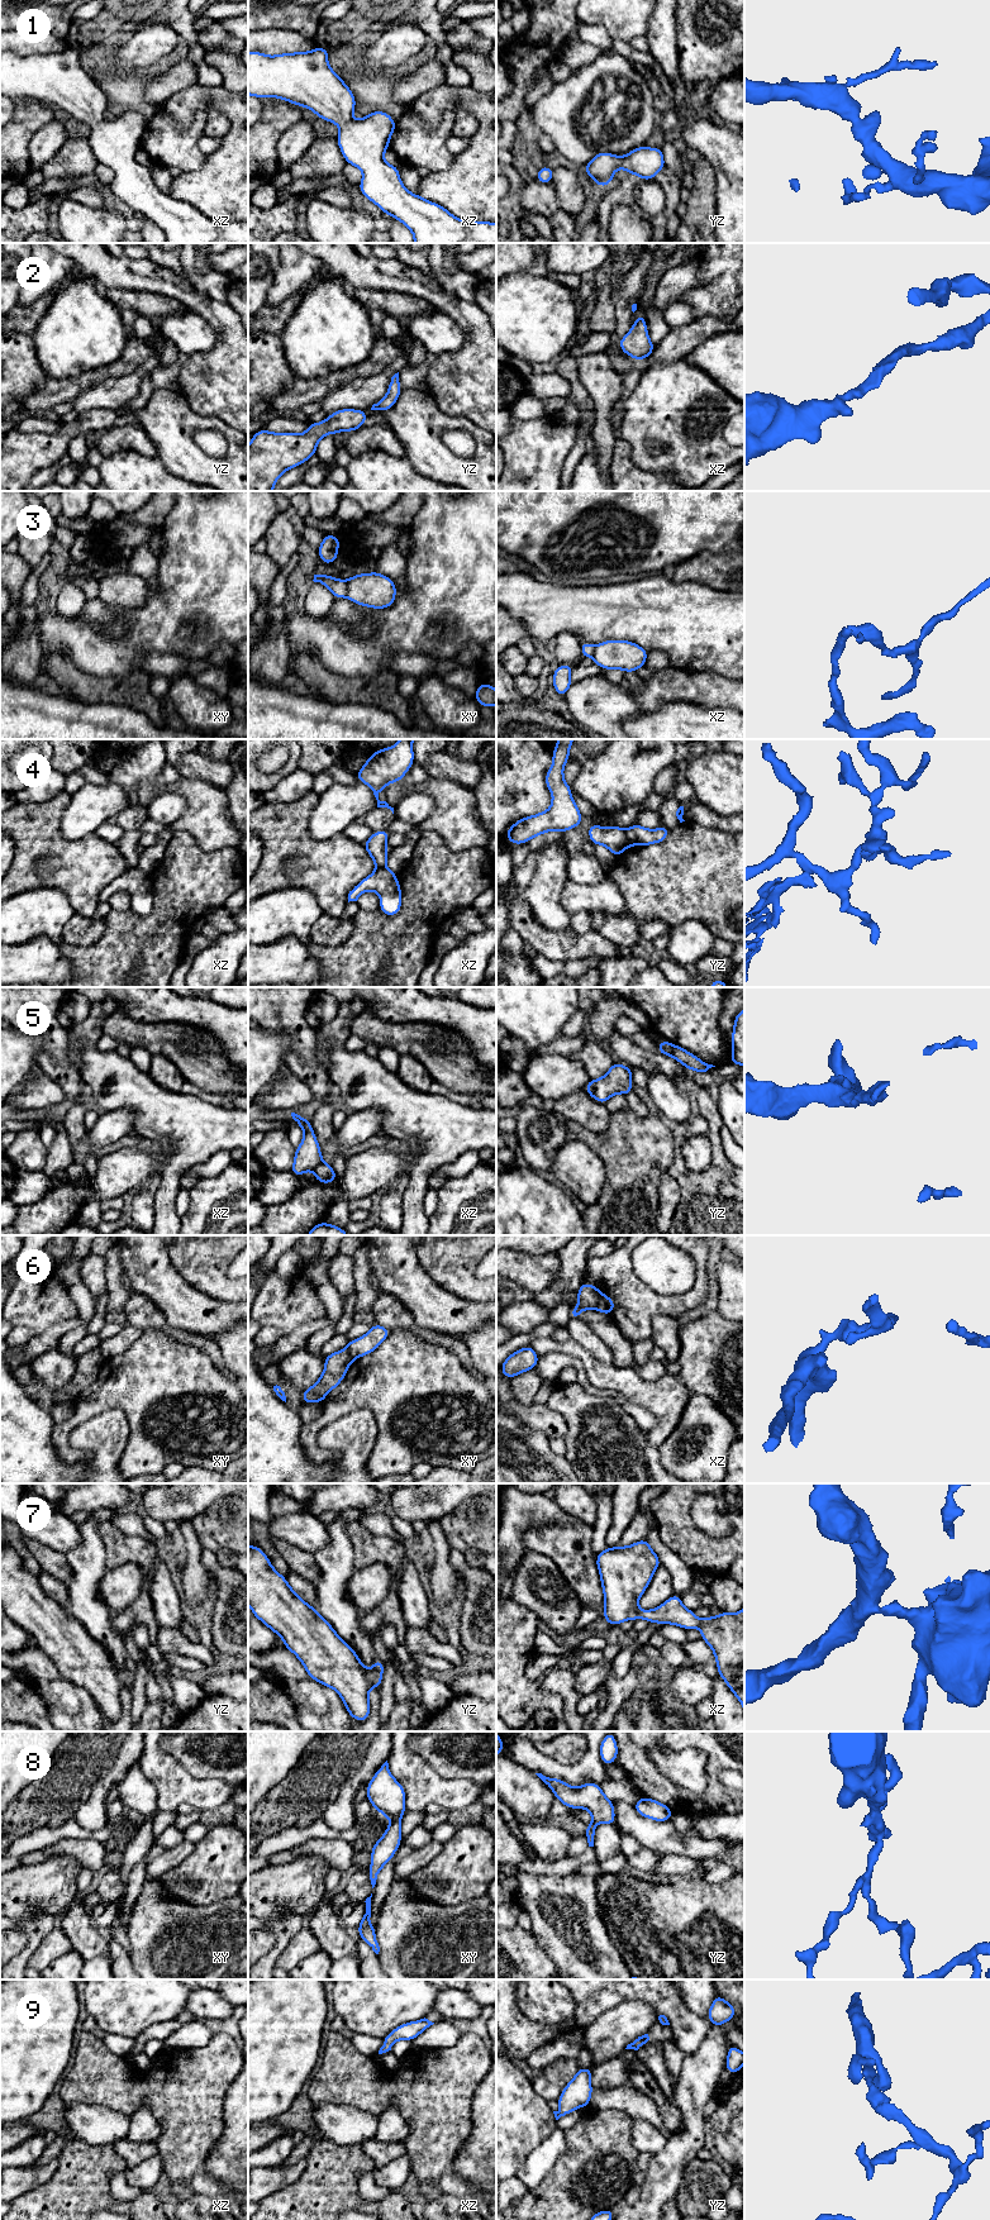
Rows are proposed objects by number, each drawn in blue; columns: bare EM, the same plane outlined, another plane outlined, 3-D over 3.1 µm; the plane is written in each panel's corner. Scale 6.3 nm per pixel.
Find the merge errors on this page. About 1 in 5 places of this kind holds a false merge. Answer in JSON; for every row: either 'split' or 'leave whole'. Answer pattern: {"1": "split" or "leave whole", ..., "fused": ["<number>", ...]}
{"1": "leave whole", "2": "leave whole", "3": "split", "4": "split", "5": "split", "6": "split", "7": "leave whole", "8": "leave whole", "9": "leave whole", "fused": ["3", "4", "5", "6"]}

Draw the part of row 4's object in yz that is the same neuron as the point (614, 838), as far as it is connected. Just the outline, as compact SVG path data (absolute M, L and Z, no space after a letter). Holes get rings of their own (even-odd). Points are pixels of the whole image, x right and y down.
M590 824L589 839L594 845L605 845L615 857L619 857L632 844L628 842L625 830L617 825L601 828L598 824Z

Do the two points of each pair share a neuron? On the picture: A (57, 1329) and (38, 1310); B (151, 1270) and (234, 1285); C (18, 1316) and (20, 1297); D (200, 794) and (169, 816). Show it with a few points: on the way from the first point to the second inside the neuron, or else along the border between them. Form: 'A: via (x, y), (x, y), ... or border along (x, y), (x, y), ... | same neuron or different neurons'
A: border along (76, 1315), (68, 1320), (55, 1323), (36, 1335) | different neurons
B: border along (167, 1248), (174, 1268), (196, 1291), (204, 1294) | different neurons
C: via (18, 1311), (20, 1303) | same neuron
D: border along (165, 791), (179, 794), (186, 803), (171, 825) | different neurons

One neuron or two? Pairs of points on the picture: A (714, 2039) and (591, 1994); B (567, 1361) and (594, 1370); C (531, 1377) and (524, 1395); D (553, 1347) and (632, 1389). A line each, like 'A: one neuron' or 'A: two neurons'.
A: two neurons
B: two neurons
C: one neuron
D: one neuron

